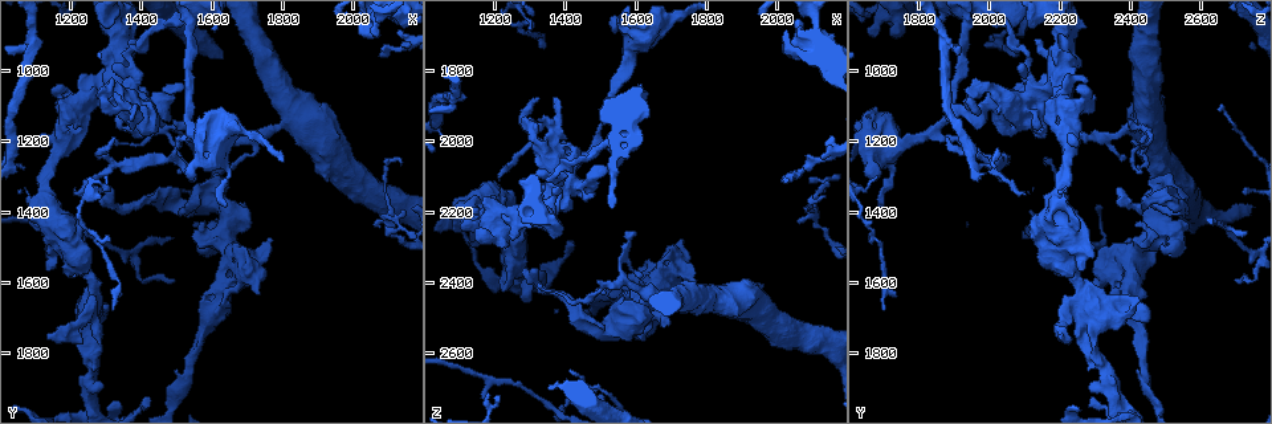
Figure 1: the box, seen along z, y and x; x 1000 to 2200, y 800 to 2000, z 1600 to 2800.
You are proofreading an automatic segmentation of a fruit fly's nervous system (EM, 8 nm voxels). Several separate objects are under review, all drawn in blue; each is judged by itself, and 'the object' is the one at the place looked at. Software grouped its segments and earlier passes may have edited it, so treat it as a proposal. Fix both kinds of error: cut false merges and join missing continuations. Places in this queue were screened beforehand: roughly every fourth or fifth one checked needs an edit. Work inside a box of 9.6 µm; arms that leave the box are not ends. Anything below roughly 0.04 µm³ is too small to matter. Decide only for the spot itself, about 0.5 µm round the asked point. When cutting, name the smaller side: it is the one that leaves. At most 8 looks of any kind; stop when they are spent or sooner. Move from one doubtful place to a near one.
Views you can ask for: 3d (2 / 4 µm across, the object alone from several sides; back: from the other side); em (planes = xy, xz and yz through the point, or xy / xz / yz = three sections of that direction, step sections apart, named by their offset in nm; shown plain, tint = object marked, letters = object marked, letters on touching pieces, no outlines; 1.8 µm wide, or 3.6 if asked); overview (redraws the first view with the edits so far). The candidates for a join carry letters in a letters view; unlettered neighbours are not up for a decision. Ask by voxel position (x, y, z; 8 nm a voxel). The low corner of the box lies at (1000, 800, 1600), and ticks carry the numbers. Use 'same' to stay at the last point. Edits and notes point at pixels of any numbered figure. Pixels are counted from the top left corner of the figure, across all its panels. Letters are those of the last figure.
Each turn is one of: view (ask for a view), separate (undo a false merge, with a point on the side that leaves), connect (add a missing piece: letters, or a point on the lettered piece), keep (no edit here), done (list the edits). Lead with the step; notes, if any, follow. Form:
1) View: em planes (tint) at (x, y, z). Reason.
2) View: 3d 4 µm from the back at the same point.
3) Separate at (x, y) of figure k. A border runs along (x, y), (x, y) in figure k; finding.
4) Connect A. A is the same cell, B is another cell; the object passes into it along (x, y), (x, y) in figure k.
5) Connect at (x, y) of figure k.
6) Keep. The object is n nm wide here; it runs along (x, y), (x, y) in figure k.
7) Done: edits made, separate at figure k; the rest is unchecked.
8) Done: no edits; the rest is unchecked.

View: 3d 4 µm at (1360, 960, 2110). Sharp bend.

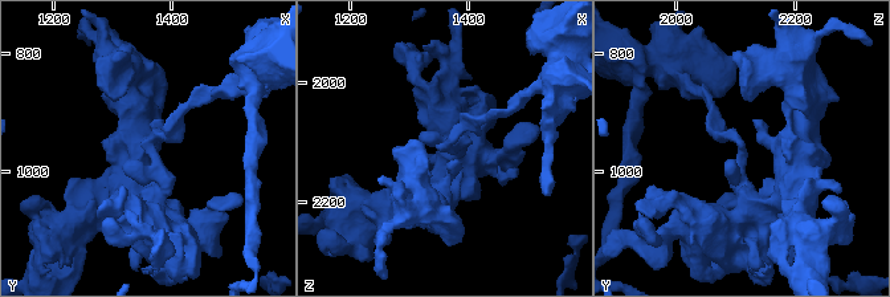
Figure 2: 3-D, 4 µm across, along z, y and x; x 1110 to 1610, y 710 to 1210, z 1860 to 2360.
View: em yz step 8 (letters) at (1365, 955, 2110).

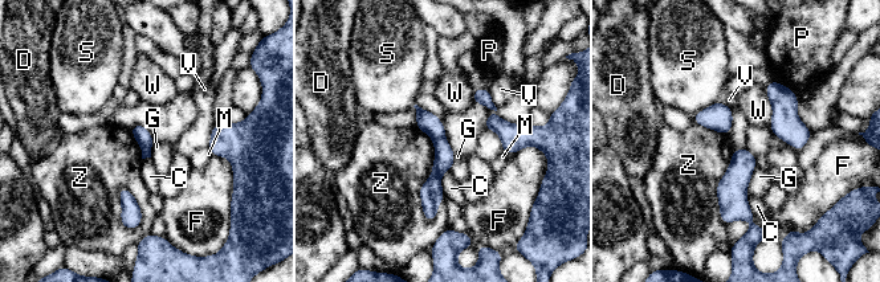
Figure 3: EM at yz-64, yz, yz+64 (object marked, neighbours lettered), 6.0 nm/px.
View: em planes (letters) at the same point.

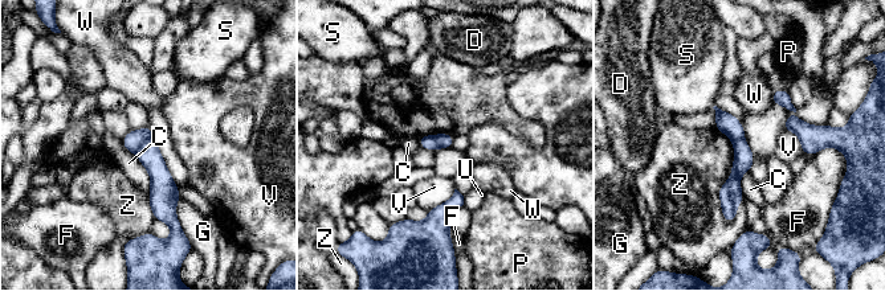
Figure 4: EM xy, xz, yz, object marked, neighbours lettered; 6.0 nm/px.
Separate at (134, 139) of figure 4. C, D, F, G, P, S, U, V, W and Z are other cells; a border runs along (151, 136), (134, 152) in figure 4; two neurons meet here.

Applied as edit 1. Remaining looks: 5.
View: overview.

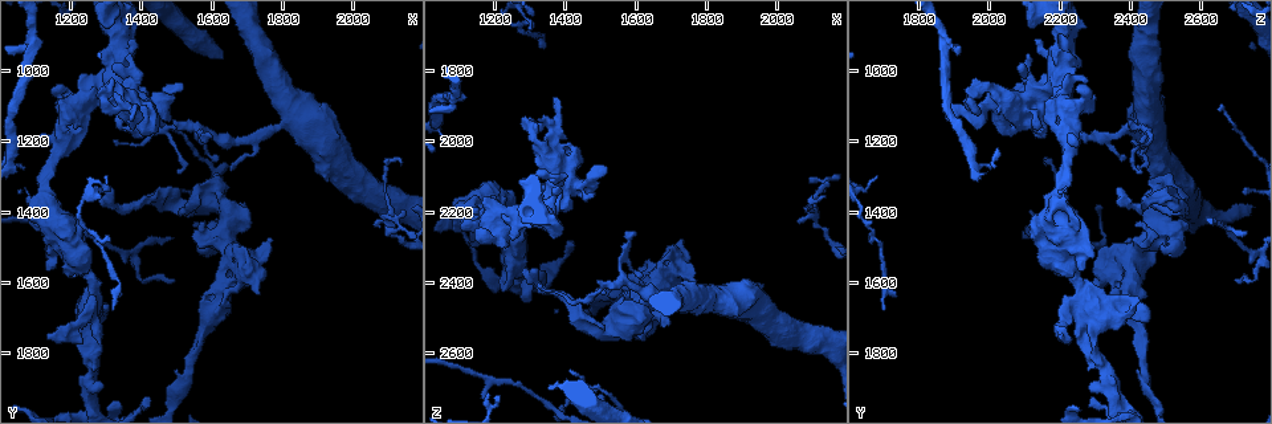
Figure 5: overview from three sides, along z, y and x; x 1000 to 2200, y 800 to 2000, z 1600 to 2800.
View: em planes (letters) at (1370, 1130, 1880).

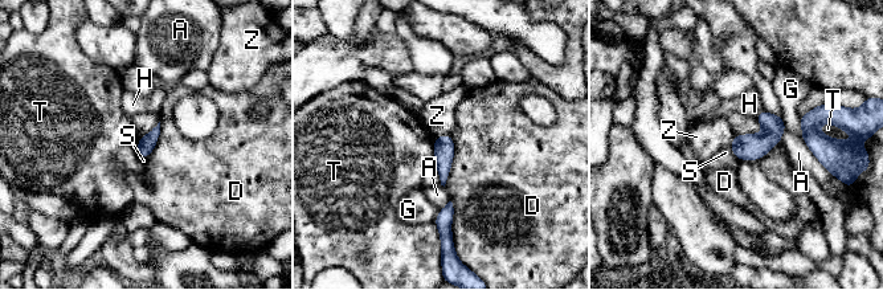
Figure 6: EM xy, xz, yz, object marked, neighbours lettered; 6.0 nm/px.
Keep. A, D, G, H, S, T and Z are other cells; a border runs along (450, 134), (442, 134), (433, 139) in figure 6; none of them fits.

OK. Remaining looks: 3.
Done: edits made, separate at figure 4; the rest is unchecked.

